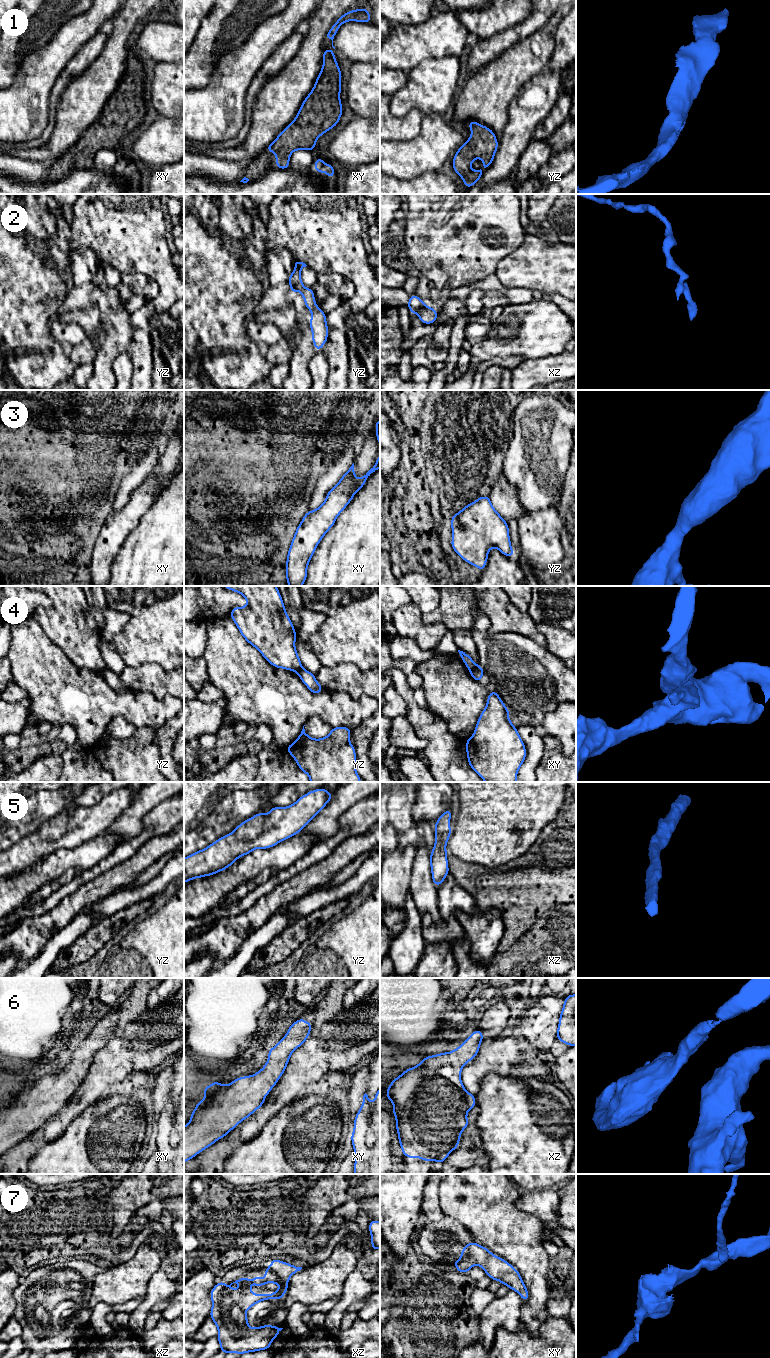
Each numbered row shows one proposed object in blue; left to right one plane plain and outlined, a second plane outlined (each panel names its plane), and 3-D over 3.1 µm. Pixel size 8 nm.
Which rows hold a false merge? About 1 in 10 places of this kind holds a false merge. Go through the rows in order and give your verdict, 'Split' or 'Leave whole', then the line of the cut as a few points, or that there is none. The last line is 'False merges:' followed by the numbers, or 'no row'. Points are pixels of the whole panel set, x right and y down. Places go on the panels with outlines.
1: Leave whole. No split
2: Split. Split along xz (425, 306), (418, 314)
3: Leave whole. No split
4: Split. Split along xy (478, 665), (470, 670)
5: Leave whole. No split
6: Leave whole. No split
7: Leave whole. No split
False merges: 2, 4

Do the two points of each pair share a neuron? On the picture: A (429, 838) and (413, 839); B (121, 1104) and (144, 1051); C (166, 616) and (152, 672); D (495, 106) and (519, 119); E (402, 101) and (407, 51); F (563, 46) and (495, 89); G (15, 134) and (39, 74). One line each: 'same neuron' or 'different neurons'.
A: same neuron
B: different neurons
C: different neurons
D: different neurons
E: different neurons
F: different neurons
G: same neuron

